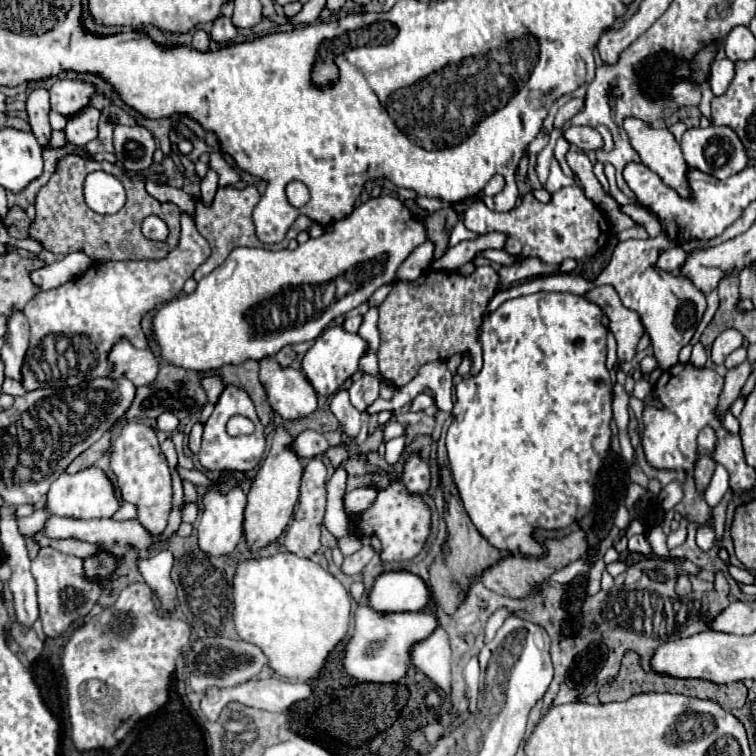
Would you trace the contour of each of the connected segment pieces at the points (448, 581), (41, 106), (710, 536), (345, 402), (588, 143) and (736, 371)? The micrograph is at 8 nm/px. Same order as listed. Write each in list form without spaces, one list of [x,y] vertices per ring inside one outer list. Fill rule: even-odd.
[[[443,469],[439,471],[441,475],[441,481],[445,485],[445,503],[447,503],[447,511],[445,511],[445,521],[447,521],[447,533],[449,533],[449,539],[443,547],[443,555],[435,559],[435,563],[431,565],[431,591],[433,591],[433,597],[435,601],[439,601],[441,609],[447,613],[447,615],[453,615],[459,605],[463,603],[465,595],[467,595],[467,589],[471,585],[473,579],[479,579],[479,575],[483,571],[487,571],[489,567],[493,567],[495,563],[499,563],[501,559],[501,551],[495,549],[493,545],[489,545],[489,541],[475,529],[475,525],[471,523],[469,515],[465,513],[463,509],[463,503],[459,499],[459,493],[451,481],[451,475],[449,475],[449,469]]]
[[[35,89],[31,91],[27,99],[27,113],[29,113],[29,125],[31,131],[35,133],[41,149],[51,149],[49,139],[51,139],[51,127],[49,127],[49,91],[45,89]]]
[[[709,519],[697,531],[697,545],[703,551],[709,551],[713,547],[713,541],[715,541],[715,523],[713,523],[713,519]]]
[[[339,389],[331,401],[331,411],[333,415],[339,419],[339,423],[343,425],[343,431],[351,437],[355,437],[361,429],[361,411],[357,411],[351,401],[349,401],[349,391],[347,389]]]
[[[571,125],[569,129],[563,131],[563,137],[567,139],[567,143],[577,145],[585,153],[603,147],[603,139],[597,133],[597,129],[593,129],[593,127],[575,127],[575,125]]]
[[[745,359],[741,365],[737,365],[737,367],[733,367],[733,369],[727,371],[727,375],[725,375],[725,385],[723,385],[723,391],[721,391],[721,397],[719,397],[719,405],[717,405],[719,421],[725,419],[725,413],[729,411],[731,403],[739,397],[739,391],[741,391],[741,387],[745,385],[749,373],[751,373],[751,363],[749,363],[749,359]]]

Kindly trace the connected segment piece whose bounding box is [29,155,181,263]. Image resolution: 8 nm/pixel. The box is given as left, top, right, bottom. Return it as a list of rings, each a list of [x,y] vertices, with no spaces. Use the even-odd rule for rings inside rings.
[[[67,155],[63,161],[59,161],[55,173],[51,175],[49,183],[41,187],[35,199],[35,219],[29,227],[29,239],[37,241],[43,249],[53,253],[75,253],[83,251],[91,261],[103,263],[103,261],[157,261],[167,257],[171,249],[179,245],[179,215],[181,211],[173,203],[159,203],[145,191],[143,179],[127,179],[123,169],[119,169],[113,163],[99,163],[91,161],[79,155]],[[91,171],[105,171],[117,177],[125,191],[127,191],[127,203],[123,209],[115,215],[99,215],[85,203],[83,195],[83,181]],[[147,215],[161,217],[169,227],[167,241],[149,241],[141,235],[141,221]]]

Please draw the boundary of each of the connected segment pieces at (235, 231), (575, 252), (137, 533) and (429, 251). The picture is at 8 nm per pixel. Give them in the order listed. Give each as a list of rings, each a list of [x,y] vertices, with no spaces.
[[[249,185],[245,189],[235,189],[235,187],[219,187],[215,193],[215,199],[211,205],[205,205],[203,199],[199,199],[195,203],[195,211],[197,211],[197,223],[199,223],[199,233],[213,245],[213,253],[211,257],[195,271],[195,281],[201,281],[205,275],[209,275],[215,267],[219,267],[227,255],[235,249],[235,247],[263,247],[267,250],[281,250],[288,247],[289,241],[295,239],[297,235],[304,230],[308,230],[313,221],[307,216],[299,216],[293,225],[289,228],[286,237],[280,243],[265,244],[261,243],[255,235],[255,227],[253,227],[253,219],[251,213],[255,209],[255,205],[259,203],[259,191]]]
[[[577,185],[551,193],[549,203],[541,203],[527,193],[521,203],[507,213],[489,211],[483,201],[475,201],[469,211],[465,211],[465,227],[477,235],[487,235],[493,231],[503,233],[507,237],[503,251],[513,257],[537,257],[549,265],[559,265],[567,257],[577,261],[583,257],[593,257],[609,235],[609,223],[605,215],[591,199],[585,197],[583,189]]]
[[[51,515],[45,527],[45,535],[47,537],[55,537],[55,539],[63,539],[63,537],[73,537],[85,543],[93,543],[99,545],[107,551],[111,551],[113,555],[119,557],[127,557],[131,553],[137,551],[145,551],[153,541],[155,535],[151,531],[147,531],[137,519],[129,519],[129,521],[115,521],[115,519],[91,519],[91,521],[79,521],[79,519],[65,519],[65,517],[55,517]]]
[[[425,241],[423,245],[419,245],[419,247],[407,257],[407,261],[401,265],[401,269],[399,269],[399,273],[397,273],[397,279],[415,281],[417,277],[421,277],[421,275],[429,269],[429,265],[431,265],[431,261],[433,261],[433,247],[435,247],[435,245],[431,245],[431,241]]]

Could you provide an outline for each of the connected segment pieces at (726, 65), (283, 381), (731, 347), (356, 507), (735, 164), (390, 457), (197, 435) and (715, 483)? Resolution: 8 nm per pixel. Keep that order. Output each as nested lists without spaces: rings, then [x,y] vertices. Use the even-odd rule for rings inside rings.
[[[723,57],[713,59],[711,69],[709,69],[709,85],[711,85],[711,91],[715,95],[723,95],[725,89],[727,89],[727,85],[731,83],[731,77],[733,75],[735,75],[735,65],[729,59],[723,59]]]
[[[263,359],[259,365],[259,379],[267,389],[269,403],[285,421],[303,419],[317,411],[317,395],[301,371],[281,369],[273,359]]]
[[[727,329],[727,331],[723,331],[723,333],[715,339],[715,343],[713,343],[713,347],[711,347],[711,361],[713,361],[715,365],[723,365],[725,357],[727,357],[729,353],[733,353],[735,349],[739,349],[741,343],[743,343],[743,335],[741,335],[737,329]]]
[[[353,489],[351,493],[345,495],[345,513],[351,519],[355,519],[355,515],[359,515],[363,509],[367,509],[367,505],[371,505],[373,499],[375,499],[373,489]]]
[[[709,125],[709,127],[691,127],[683,133],[681,139],[681,151],[685,157],[685,163],[693,169],[705,171],[717,179],[727,179],[735,173],[739,173],[741,169],[747,167],[747,151],[741,143],[741,139],[737,137],[737,133],[731,127],[717,127],[717,125]]]
[[[397,437],[397,439],[387,441],[387,451],[385,451],[387,463],[397,463],[401,459],[401,455],[403,455],[405,445],[407,445],[407,439],[405,437]]]
[[[197,421],[191,429],[191,433],[189,433],[189,443],[187,443],[187,447],[193,455],[197,455],[199,449],[201,449],[201,435],[203,435],[203,423]]]
[[[717,465],[715,475],[713,475],[711,483],[709,483],[709,489],[705,491],[705,499],[707,499],[709,507],[715,507],[721,501],[721,495],[725,493],[725,489],[729,489],[729,473],[727,473],[727,469],[723,465]]]

